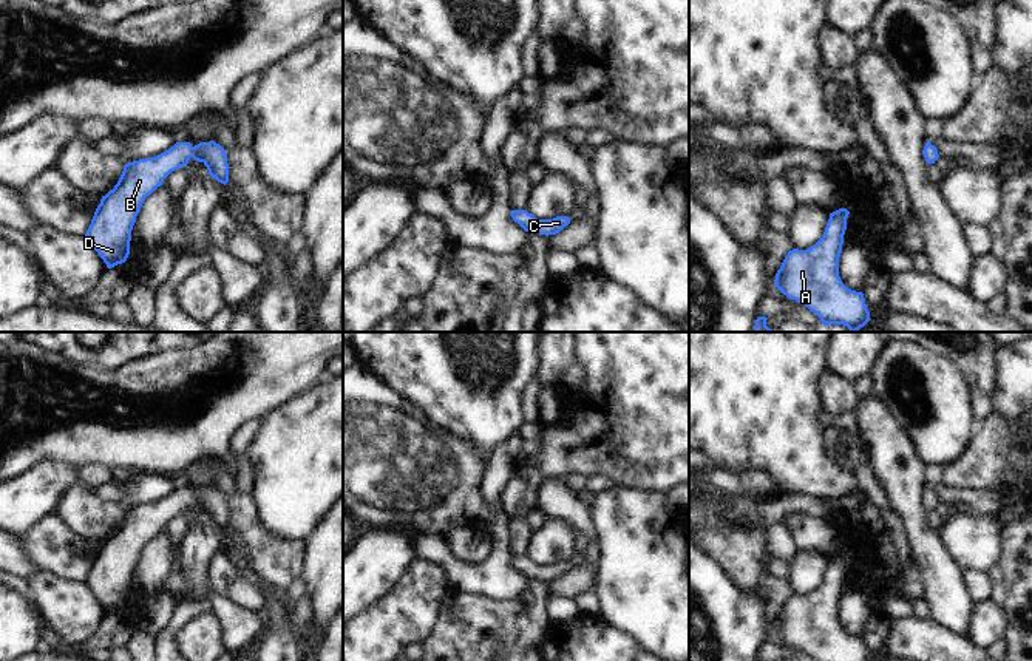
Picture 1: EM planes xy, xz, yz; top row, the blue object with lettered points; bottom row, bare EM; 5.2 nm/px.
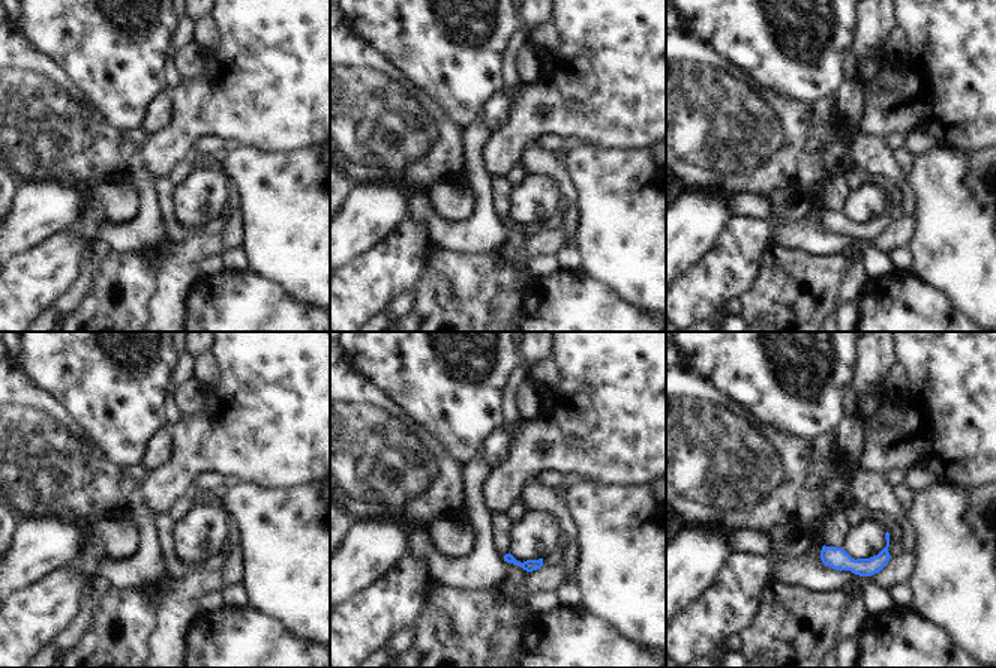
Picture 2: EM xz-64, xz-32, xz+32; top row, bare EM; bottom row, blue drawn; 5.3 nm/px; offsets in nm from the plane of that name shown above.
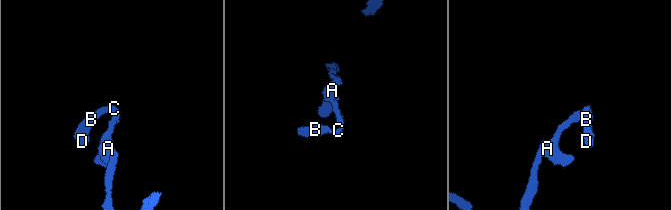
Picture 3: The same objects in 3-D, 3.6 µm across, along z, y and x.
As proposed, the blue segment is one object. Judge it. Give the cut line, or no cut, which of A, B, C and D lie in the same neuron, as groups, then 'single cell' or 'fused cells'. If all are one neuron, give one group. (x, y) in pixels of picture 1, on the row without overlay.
cut none; groups A B C D; single cell

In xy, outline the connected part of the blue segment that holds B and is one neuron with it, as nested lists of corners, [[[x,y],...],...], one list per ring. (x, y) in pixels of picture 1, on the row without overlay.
[[[215,486],[195,493],[190,488],[176,488],[154,503],[124,511],[117,530],[102,542],[85,579],[108,615],[127,607],[131,576],[145,544],[161,533],[171,517],[187,513],[192,503],[202,508],[218,528],[229,528],[227,500]]]

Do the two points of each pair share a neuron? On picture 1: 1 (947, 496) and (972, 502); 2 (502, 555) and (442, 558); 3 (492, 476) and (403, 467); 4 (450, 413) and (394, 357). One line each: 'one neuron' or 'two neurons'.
1: one neuron
2: one neuron
3: two neurons
4: one neuron

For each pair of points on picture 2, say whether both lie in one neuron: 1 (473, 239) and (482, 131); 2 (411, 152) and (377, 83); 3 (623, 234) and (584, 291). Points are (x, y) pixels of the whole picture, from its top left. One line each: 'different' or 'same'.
1: same
2: same
3: different

